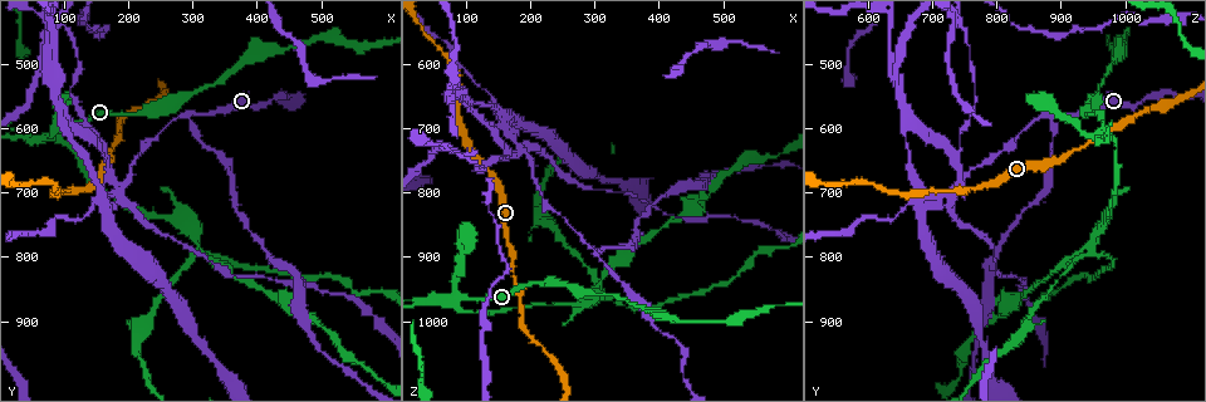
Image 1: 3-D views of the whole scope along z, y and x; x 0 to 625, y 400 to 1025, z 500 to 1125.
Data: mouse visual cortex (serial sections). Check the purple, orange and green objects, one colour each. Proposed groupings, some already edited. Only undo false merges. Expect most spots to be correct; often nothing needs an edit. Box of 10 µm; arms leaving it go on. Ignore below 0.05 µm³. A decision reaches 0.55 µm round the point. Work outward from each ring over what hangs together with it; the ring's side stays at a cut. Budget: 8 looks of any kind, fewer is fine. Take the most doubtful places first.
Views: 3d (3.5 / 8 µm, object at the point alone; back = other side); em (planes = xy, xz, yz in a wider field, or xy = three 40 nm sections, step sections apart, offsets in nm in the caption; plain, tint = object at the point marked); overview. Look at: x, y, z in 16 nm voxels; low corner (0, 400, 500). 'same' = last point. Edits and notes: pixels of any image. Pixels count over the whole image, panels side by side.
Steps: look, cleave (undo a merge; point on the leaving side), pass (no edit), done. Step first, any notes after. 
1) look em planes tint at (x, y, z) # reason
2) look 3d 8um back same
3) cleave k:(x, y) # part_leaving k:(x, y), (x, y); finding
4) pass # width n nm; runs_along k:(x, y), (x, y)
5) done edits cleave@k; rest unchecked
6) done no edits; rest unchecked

look 3d 3.5um at (295, 580, 885) # arms part here

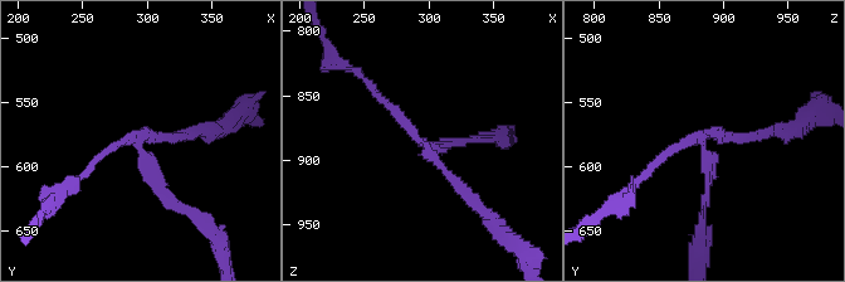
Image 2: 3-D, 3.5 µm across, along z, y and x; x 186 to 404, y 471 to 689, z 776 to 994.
cleave 2:(157, 183) # part_leaving 2:(137, 142), (156, 189), (214, 236); a second cell is stuck on

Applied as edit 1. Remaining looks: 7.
look 3d 3.5um at (190, 695, 735) # four arms meet

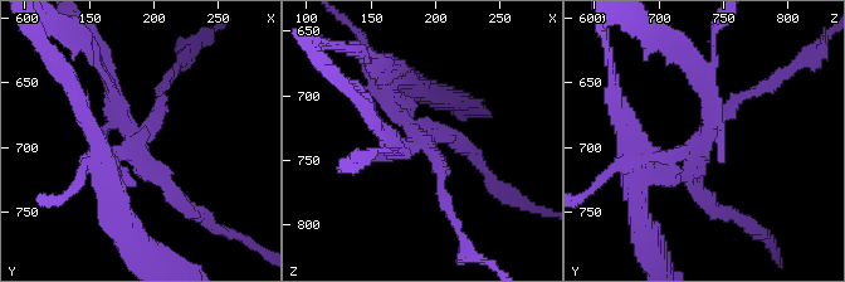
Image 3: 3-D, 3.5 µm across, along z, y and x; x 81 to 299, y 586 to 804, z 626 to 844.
look em xy step 1 tint at (190, 690, 734)

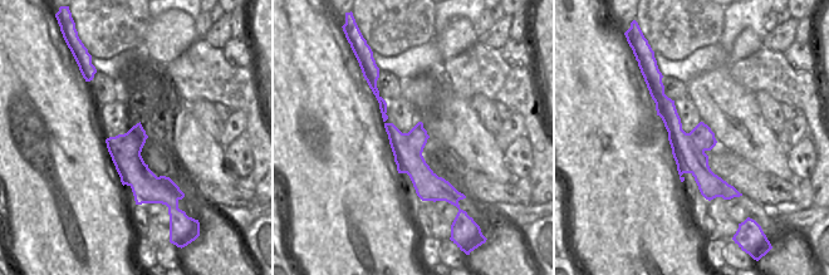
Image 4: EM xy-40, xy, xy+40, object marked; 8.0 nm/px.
cleave 3:(122, 200) # part_leaving 3:(106, 156), (115, 210), (137, 249); a second cell is stuck on

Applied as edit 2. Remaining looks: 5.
look em xy step 1 tint at (90, 605, 955) # four-way junction

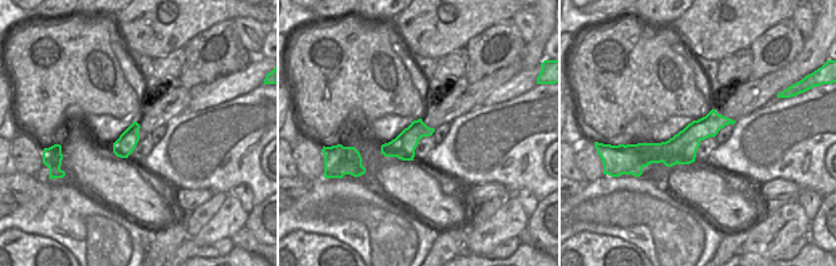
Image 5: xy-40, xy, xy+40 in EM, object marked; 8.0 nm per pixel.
look 3d 3.5um same # see where the arms go

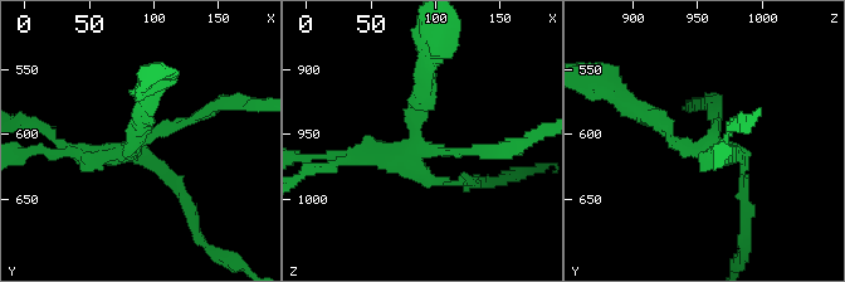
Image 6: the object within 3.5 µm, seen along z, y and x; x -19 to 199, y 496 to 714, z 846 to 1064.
cleave 6:(141, 130) # arms 4; arm_widths 100, 150, 200, 200 nm; part_leaving 6:(135, 149), (177, 180), (196, 234); two cells meet here

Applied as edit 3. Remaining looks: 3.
done edits cleave@2, cleave@3, cleave@6; rest unchecked

